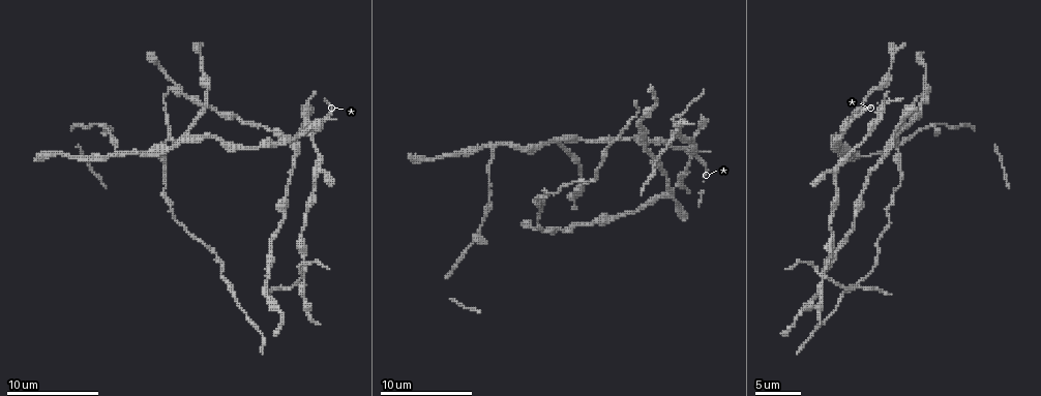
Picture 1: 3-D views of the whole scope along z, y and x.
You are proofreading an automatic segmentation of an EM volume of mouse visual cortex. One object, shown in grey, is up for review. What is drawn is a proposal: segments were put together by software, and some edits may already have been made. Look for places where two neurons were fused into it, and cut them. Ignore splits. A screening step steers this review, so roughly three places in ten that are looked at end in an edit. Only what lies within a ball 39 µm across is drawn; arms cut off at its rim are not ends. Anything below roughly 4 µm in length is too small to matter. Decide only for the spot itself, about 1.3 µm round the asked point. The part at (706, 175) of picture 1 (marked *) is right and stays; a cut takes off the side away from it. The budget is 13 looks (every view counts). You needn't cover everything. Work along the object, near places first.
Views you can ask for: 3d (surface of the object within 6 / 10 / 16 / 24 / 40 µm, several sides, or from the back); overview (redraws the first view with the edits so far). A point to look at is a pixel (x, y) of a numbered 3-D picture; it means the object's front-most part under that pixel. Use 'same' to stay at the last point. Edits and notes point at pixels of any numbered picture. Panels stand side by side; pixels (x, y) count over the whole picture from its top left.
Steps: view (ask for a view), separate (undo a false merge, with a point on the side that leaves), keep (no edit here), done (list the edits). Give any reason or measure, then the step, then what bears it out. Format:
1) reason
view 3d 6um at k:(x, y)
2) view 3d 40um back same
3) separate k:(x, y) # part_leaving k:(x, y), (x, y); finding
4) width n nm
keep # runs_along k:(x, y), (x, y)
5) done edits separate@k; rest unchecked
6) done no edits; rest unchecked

branch point
view 3d 16um at 1:(177, 86)

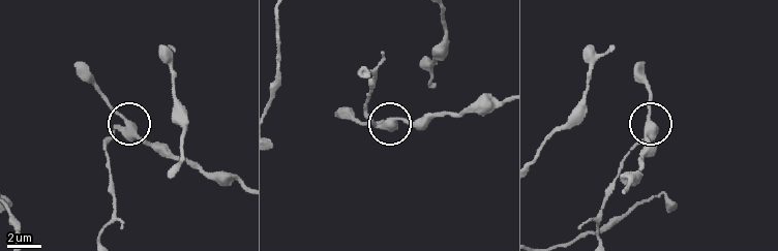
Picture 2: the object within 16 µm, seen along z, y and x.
closer look
view 3d 6um at 2:(651, 124)

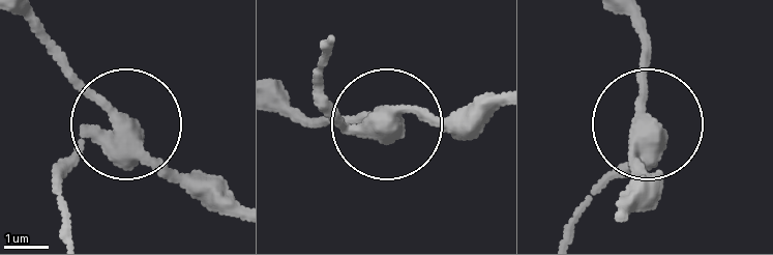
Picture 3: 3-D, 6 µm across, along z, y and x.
side_arm 5 um
separate 3:(54, 175) # part_leaving 3:(79, 132), (56, 183), (67, 228); a second neuron is stuck on

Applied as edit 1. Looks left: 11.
see it whole again
view overview

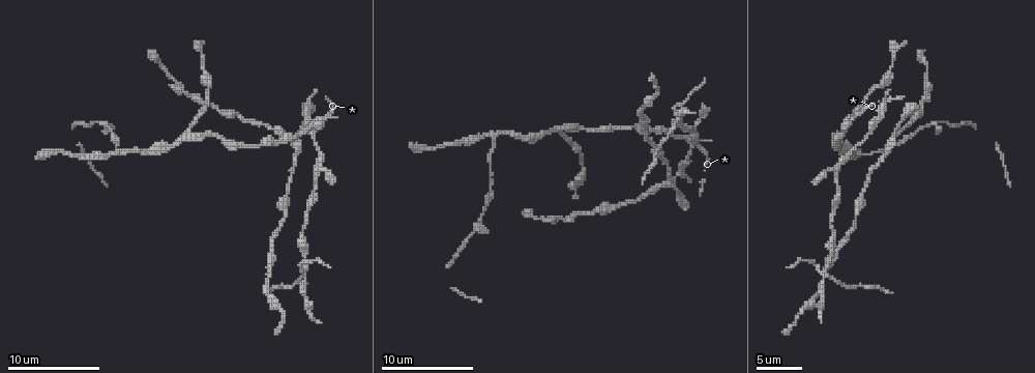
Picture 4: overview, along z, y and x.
four-way junction
view 3d 10um at 4:(823, 276)

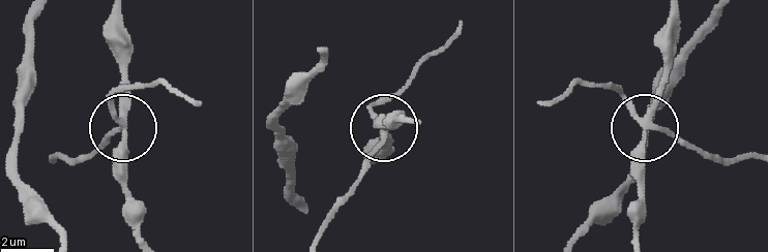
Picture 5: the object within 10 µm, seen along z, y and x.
keep # runs_along 5:(118, 17), (124, 194); all the same neuron

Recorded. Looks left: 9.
sudden change in width
view 3d 10um at 4:(831, 232)

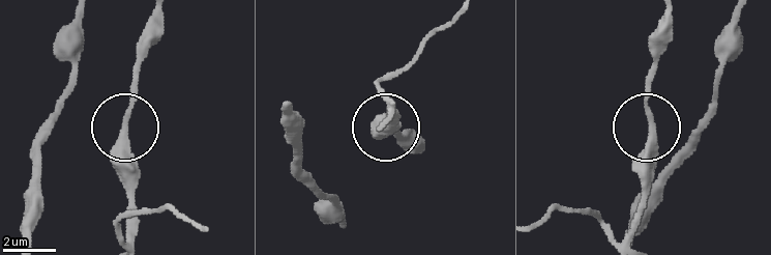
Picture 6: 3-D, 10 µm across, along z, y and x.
view 3d 6um at 6:(126, 121)

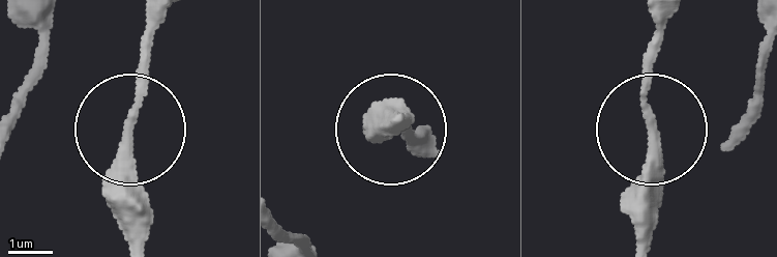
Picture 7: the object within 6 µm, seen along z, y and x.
keep # runs_along 7:(666, 19), (640, 108), (652, 237); all the same neuron

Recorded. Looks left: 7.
side arm on a straight run
view 3d 16um at 4:(891, 141)

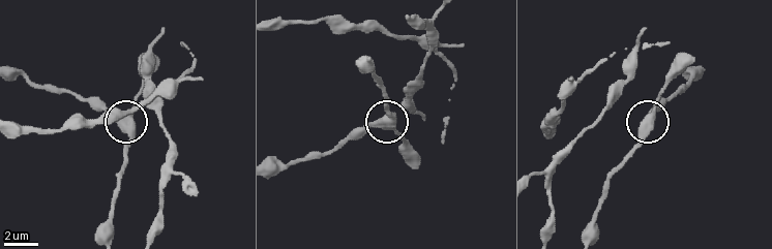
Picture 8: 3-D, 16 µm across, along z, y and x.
view 3d 16um back at 8:(121, 122)

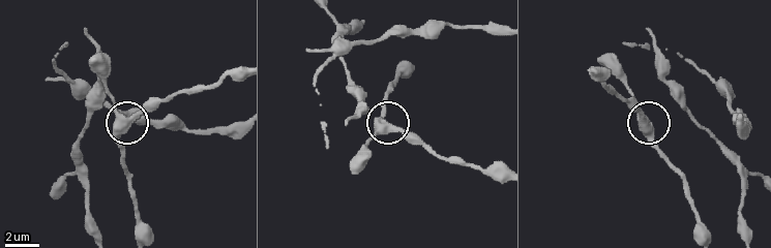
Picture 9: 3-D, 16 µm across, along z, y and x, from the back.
width 450 nm
keep # runs_along 9:(56, 57), (88, 37), (125, 120), (153, 97); one neuron here

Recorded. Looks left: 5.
view 3d 10um at 4:(561, 132)

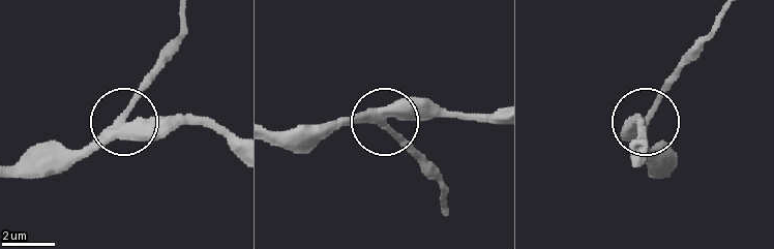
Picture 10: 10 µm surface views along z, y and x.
keep # runs_along 10:(233, 143), (199, 125), (127, 123), (137, 98), (164, 67); one neuron here

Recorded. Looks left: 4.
side arm on a straight run
view 3d 10um at 4:(120, 152)

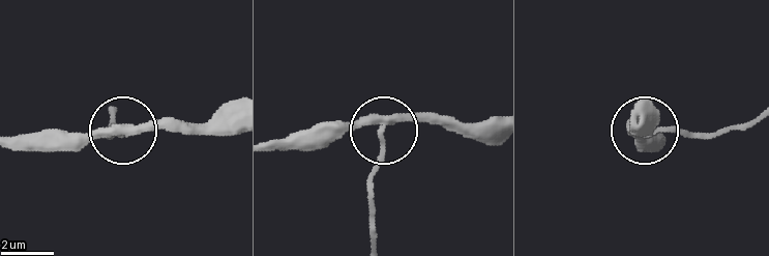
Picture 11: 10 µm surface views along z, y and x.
separate 11:(377, 164) # part_leaving 11:(385, 128), (385, 151), (372, 186), (372, 238); two neurons meet here

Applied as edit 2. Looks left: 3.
done edits separate@3, separate@11; rest unchecked

